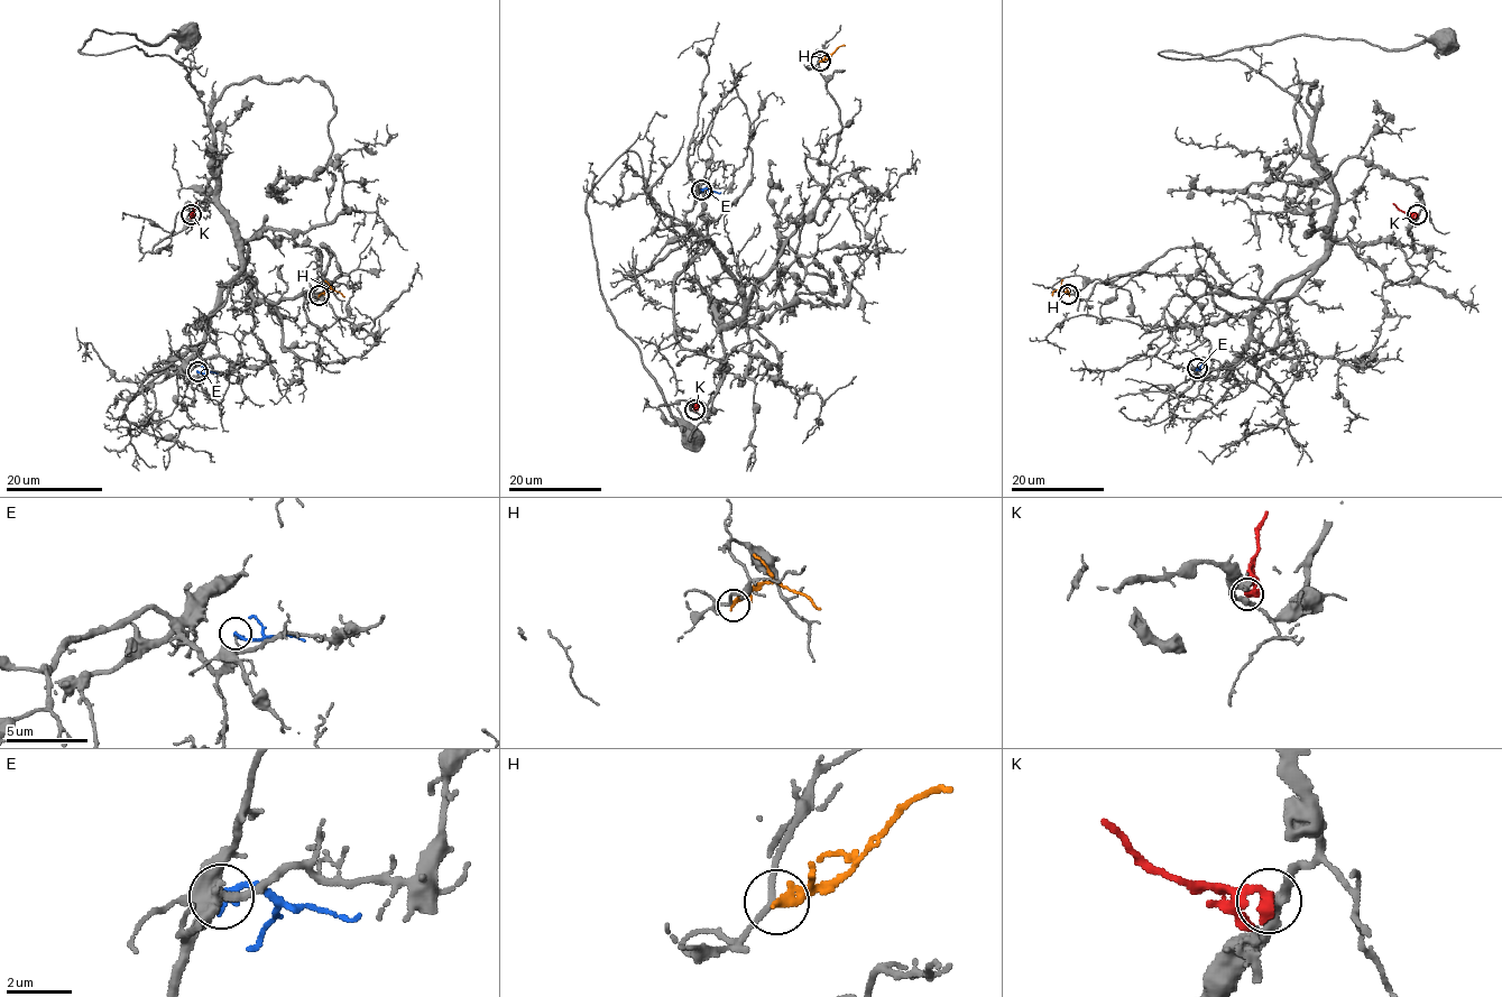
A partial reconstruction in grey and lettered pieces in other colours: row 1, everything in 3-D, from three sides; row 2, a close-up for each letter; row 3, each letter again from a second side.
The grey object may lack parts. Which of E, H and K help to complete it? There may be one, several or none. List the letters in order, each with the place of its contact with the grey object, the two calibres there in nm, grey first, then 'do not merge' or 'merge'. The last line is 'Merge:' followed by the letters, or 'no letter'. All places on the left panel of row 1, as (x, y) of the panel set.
E: (197, 371) | 130/240 nm | do not merge
H: (319, 295) | 170/240 nm | do not merge
K: (191, 214) | 280/440 nm | do not merge
Merge: no letter

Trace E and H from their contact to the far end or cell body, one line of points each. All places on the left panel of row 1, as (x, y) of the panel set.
E: (197, 371), (218, 374)
H: (319, 296), (333, 288), (344, 297)

